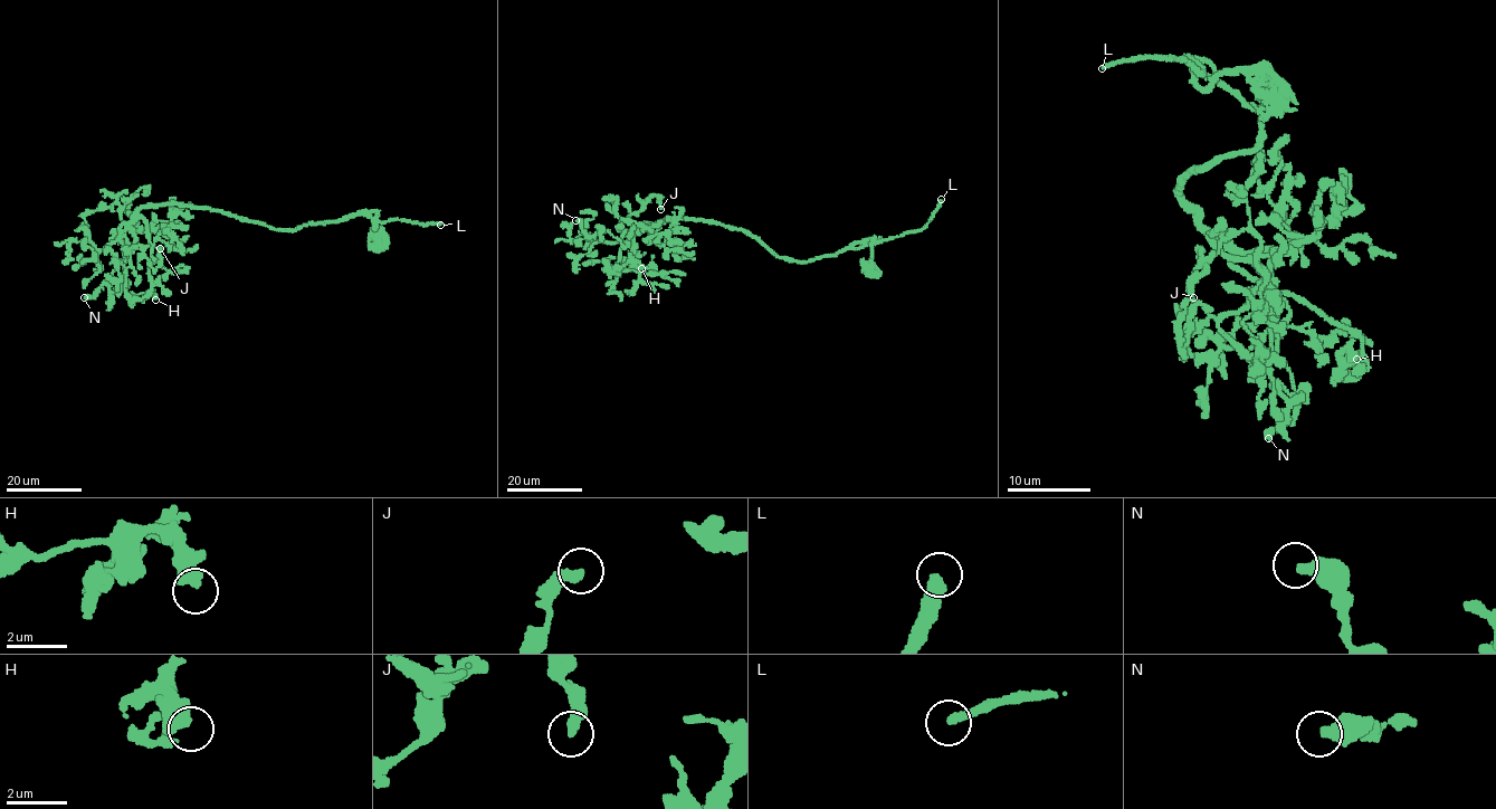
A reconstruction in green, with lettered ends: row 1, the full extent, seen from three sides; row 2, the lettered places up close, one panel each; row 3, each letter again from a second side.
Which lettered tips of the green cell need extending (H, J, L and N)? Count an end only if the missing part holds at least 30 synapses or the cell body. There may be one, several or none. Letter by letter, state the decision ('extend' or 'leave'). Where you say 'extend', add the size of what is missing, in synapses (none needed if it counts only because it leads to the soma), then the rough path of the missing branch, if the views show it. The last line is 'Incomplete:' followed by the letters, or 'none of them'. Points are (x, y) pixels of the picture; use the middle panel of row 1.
H: leave
J: leave
L: extend; course (941, 199), (959, 161), (965, 153), (978, 150), (983, 144), (981, 113), (989, 96)
N: leave
Incomplete: L

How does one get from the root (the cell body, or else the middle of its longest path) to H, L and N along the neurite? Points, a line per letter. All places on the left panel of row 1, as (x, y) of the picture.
H: (234, 216), (178, 203), (142, 206), (122, 227), (130, 282), (126, 295), (151, 293), (155, 300)
L: (234, 216), (285, 230), (377, 212), (378, 221), (401, 219), (440, 225)
N: (234, 216), (178, 203), (143, 206), (125, 229), (129, 259), (117, 263), (116, 269), (96, 294), (84, 297)

